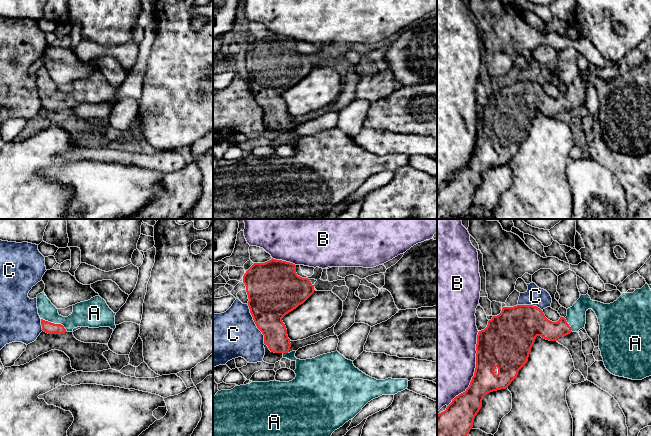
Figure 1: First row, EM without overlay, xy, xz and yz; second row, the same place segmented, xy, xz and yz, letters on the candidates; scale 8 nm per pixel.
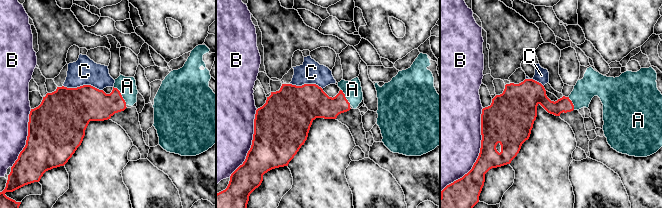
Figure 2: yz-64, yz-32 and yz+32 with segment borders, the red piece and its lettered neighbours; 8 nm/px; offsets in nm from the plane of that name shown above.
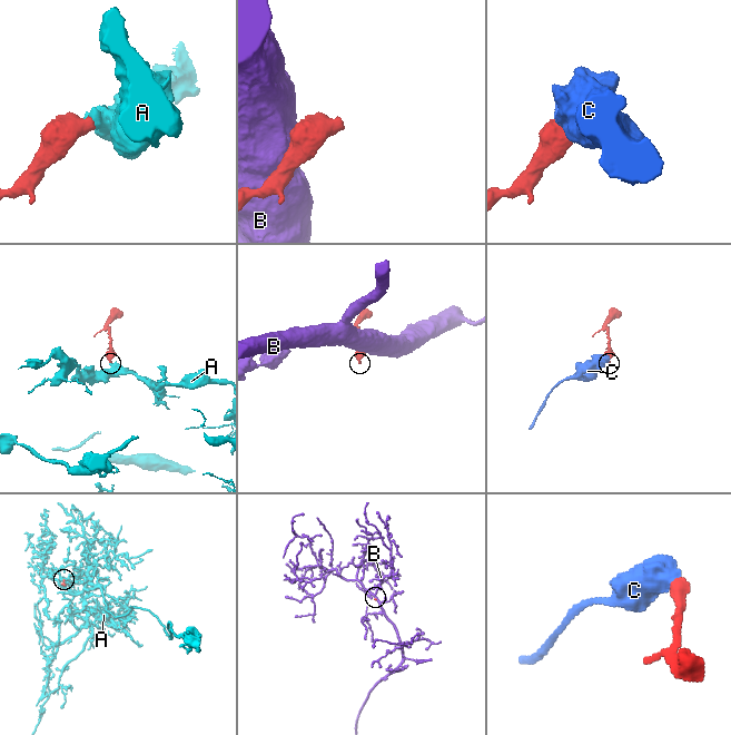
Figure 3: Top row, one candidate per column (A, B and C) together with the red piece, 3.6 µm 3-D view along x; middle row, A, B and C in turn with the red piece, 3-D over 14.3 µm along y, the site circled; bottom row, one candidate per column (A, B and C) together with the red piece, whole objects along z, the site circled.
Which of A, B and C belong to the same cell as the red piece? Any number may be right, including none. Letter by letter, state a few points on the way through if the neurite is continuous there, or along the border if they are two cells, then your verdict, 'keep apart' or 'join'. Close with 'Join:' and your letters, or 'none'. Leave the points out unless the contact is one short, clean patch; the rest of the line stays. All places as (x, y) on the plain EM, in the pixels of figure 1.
A: way xy (48, 103), (55, 100), (68, 100), (84, 90); join
B: keep apart
C: keep apart
Join: A

